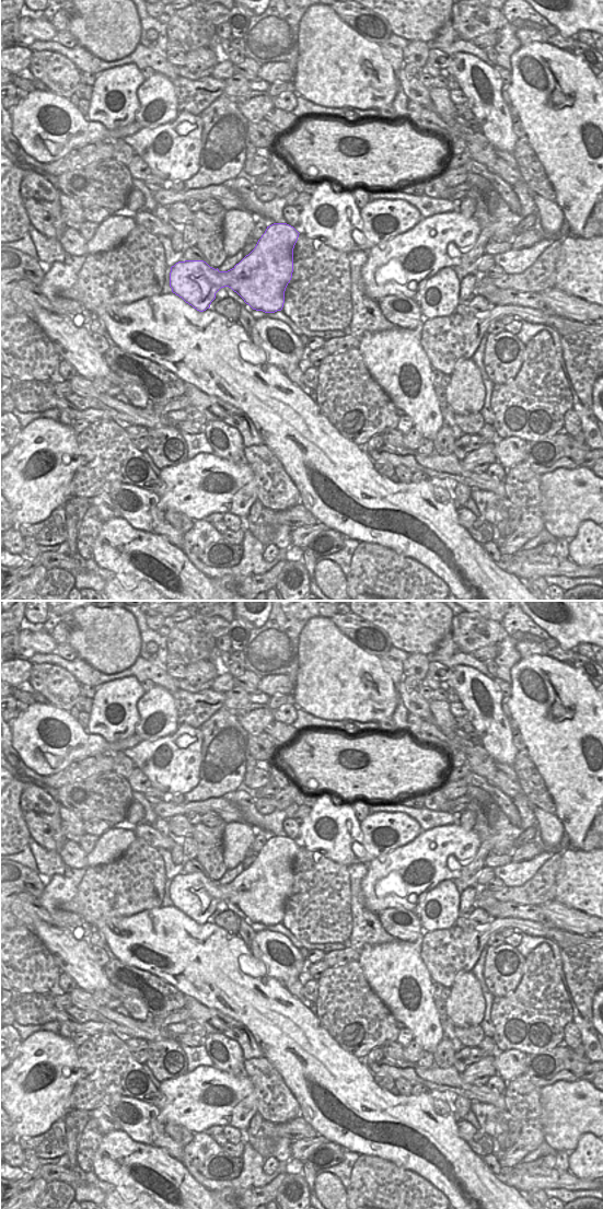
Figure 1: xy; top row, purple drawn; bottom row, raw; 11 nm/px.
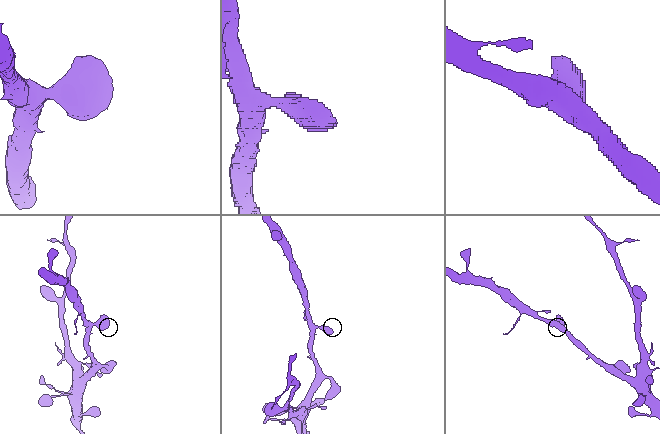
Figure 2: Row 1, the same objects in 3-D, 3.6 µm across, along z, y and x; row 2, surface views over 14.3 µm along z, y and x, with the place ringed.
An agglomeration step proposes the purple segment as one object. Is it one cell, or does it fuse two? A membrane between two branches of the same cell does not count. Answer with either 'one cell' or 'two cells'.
one cell

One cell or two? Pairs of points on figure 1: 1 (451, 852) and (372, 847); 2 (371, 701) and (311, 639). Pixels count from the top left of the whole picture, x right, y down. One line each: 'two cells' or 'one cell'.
1: two cells
2: one cell

